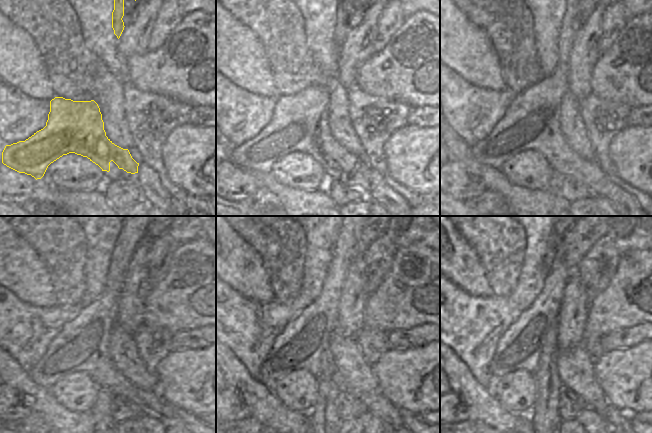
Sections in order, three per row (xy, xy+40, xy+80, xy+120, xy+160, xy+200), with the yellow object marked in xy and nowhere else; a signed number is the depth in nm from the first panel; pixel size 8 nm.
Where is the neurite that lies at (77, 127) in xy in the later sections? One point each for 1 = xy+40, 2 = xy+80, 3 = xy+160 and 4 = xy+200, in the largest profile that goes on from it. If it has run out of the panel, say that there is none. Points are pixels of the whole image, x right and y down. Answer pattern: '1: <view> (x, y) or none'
1: xy+40 (299, 123)
2: xy+80 (532, 120)
3: xy+160 (299, 347)
4: xy+200 (519, 348)

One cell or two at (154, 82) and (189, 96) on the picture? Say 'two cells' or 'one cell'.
one cell

